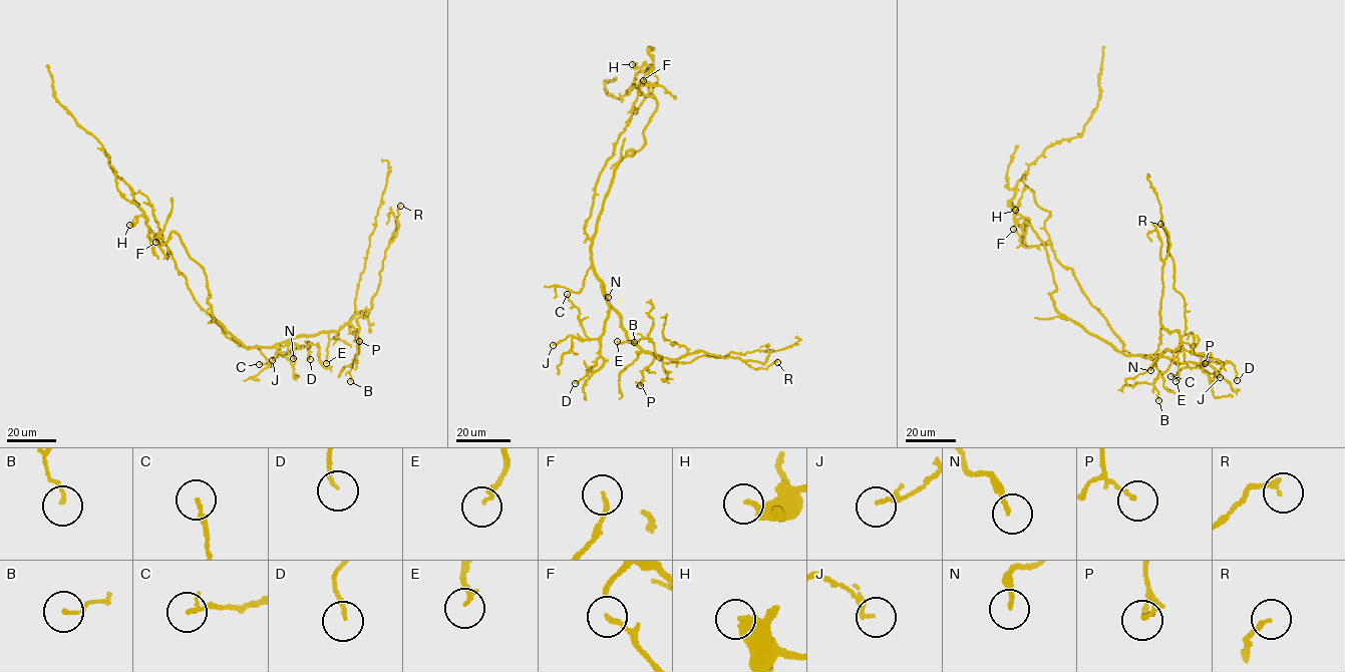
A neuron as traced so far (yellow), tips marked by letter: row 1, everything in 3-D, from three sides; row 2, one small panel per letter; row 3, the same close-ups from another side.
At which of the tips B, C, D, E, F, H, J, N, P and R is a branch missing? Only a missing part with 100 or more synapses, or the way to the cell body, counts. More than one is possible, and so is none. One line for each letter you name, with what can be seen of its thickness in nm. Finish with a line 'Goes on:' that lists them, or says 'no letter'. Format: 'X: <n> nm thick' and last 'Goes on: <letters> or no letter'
Goes on: no letter

